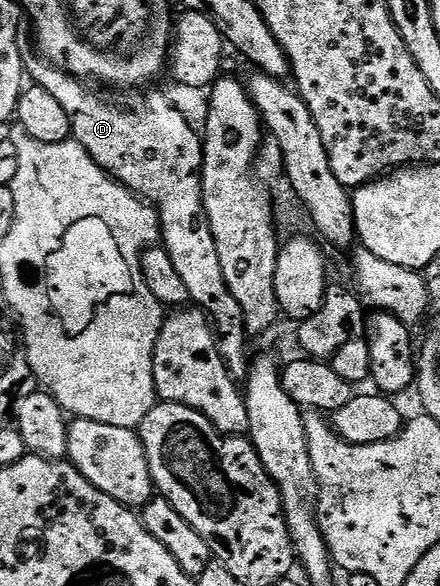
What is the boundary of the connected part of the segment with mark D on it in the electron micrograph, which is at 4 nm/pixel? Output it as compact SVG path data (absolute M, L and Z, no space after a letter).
M29 51L23 53L23 67L26 76L30 78L34 84L40 85L45 91L49 91L49 95L53 95L53 99L57 99L57 103L61 103L61 108L65 110L65 115L69 115L71 137L74 141L81 147L85 147L88 155L100 165L104 173L106 173L112 181L118 181L119 184L128 189L130 193L134 193L135 196L147 202L147 204L154 209L155 214L159 216L161 245L162 248L166 249L169 259L173 259L173 269L177 271L177 275L184 281L185 288L188 289L189 295L191 296L191 301L210 317L215 335L219 338L219 353L223 357L223 362L227 365L227 370L230 371L236 382L246 382L249 372L249 356L247 357L247 353L243 348L247 345L249 334L245 327L241 303L237 303L237 299L233 299L233 291L229 291L229 283L225 283L225 271L221 271L221 259L217 255L217 243L213 239L213 231L209 227L209 219L203 206L203 142L197 129L195 133L194 127L187 122L186 115L163 93L139 93L143 91L131 91L128 92L131 93L128 97L106 97L105 94L98 93L98 91L95 90L98 88L92 87L86 80L75 77L71 73L67 73L64 69L57 68L57 66L51 61L48 61L46 57L36 55L34 52L32 53L33 54L29 53Z

